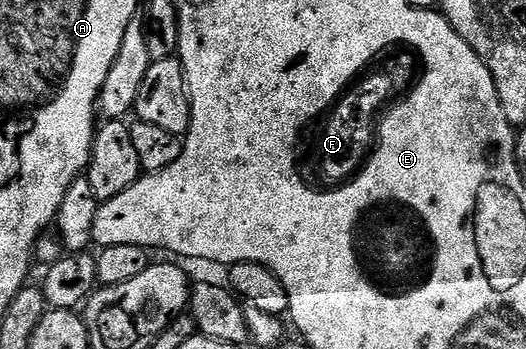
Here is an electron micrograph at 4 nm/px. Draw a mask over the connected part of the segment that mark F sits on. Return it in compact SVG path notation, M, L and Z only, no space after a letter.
M394 43L361 62L360 74L352 77L340 94L331 97L316 117L305 117L299 123L292 149L298 187L323 197L355 187L376 159L378 133L428 84L427 70L420 53L404 43Z

